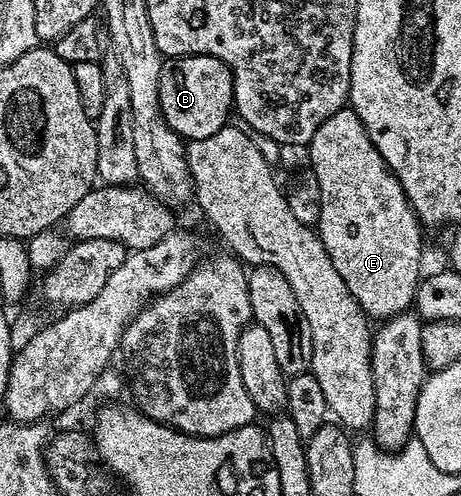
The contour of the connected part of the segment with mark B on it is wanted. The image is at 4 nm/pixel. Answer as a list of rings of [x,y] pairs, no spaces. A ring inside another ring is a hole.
[[[182,55],[176,61],[162,62],[159,73],[159,105],[169,128],[182,139],[192,141],[211,137],[230,122],[229,111],[231,115],[235,107],[233,75],[227,64],[210,55]]]

